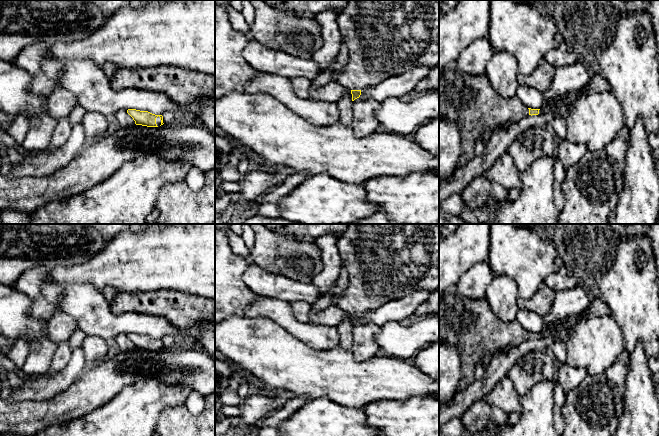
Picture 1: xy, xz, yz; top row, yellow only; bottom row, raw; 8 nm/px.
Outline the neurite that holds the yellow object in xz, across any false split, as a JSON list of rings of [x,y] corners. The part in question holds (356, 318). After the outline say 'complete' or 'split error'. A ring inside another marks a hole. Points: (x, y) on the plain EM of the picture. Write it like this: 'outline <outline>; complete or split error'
outline [[[350,224],[345,233],[337,239],[336,246],[349,274],[349,284],[337,306],[351,315],[353,325],[354,359],[364,362],[376,356],[379,346],[374,335],[380,327],[372,323],[360,323],[361,315],[373,311],[392,300],[398,300],[418,290],[439,289],[439,224]]]; split error

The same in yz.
outline [[[458,292],[439,296],[439,339],[454,346],[460,356],[462,377],[458,392],[475,381],[475,368],[481,362],[486,369],[492,356],[529,339],[548,338],[566,342],[583,319],[610,315],[603,298],[590,302],[585,313],[559,327],[547,325],[540,333],[526,331],[517,320],[501,321],[491,310],[487,299],[466,299]]]; split error

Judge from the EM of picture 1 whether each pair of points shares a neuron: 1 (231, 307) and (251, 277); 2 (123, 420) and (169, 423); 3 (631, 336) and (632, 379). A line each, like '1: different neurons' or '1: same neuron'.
1: different neurons
2: different neurons
3: different neurons

